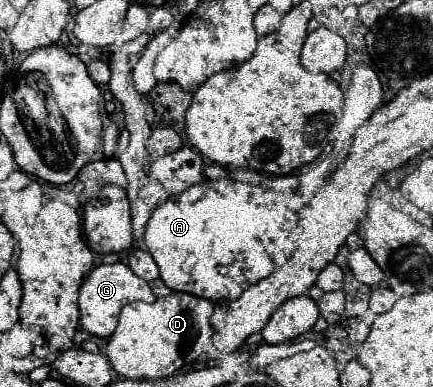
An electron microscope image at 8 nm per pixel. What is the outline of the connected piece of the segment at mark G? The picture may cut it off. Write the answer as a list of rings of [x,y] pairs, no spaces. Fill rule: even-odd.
[[[114,262],[114,264],[100,264],[96,266],[84,280],[82,288],[80,288],[80,322],[82,326],[98,336],[98,338],[106,338],[114,332],[116,324],[118,324],[118,316],[122,312],[122,308],[130,302],[154,302],[156,296],[150,290],[148,282],[138,278],[136,274],[132,274],[132,270],[122,264],[122,262]]]

